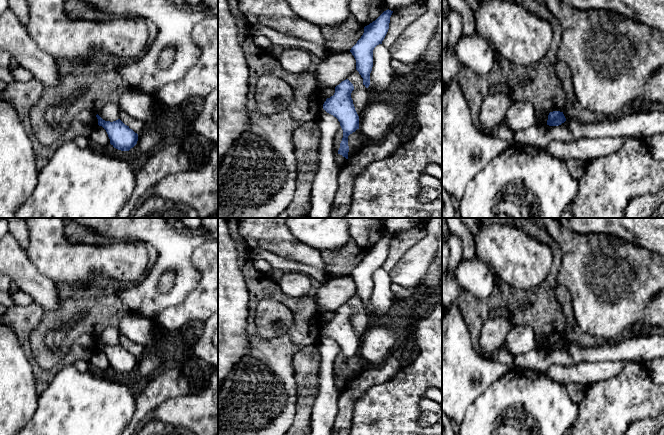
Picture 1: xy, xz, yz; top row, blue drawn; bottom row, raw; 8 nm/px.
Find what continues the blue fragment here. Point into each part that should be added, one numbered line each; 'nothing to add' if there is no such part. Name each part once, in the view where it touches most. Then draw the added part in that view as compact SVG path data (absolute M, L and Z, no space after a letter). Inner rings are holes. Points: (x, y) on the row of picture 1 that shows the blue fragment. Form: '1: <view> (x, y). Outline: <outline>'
nothing to add

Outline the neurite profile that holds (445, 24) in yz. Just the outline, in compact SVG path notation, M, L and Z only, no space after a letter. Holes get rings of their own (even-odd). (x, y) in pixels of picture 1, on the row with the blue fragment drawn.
M442 16L442 51L448 46L449 22L446 16Z

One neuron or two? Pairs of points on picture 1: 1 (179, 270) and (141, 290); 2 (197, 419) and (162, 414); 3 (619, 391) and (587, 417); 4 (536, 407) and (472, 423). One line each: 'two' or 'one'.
1: one
2: one
3: one
4: one

